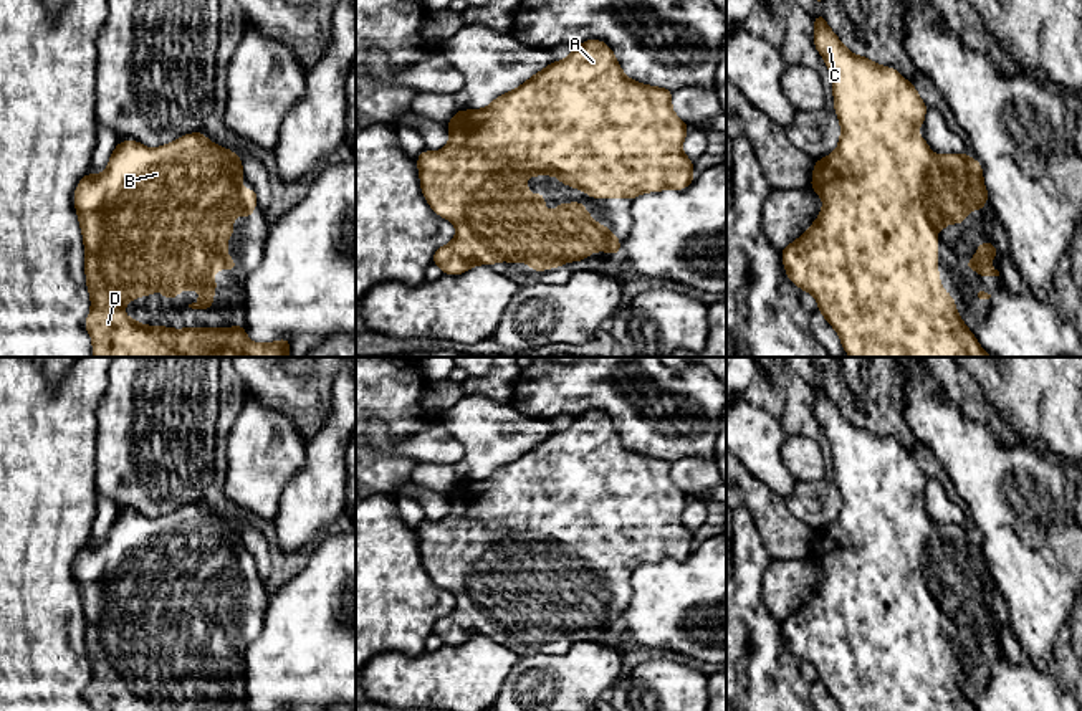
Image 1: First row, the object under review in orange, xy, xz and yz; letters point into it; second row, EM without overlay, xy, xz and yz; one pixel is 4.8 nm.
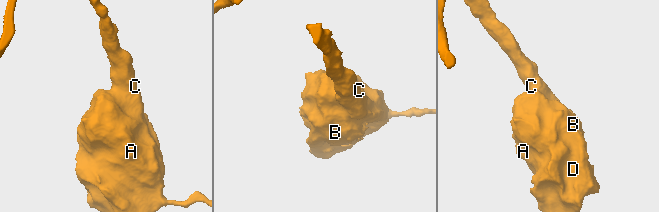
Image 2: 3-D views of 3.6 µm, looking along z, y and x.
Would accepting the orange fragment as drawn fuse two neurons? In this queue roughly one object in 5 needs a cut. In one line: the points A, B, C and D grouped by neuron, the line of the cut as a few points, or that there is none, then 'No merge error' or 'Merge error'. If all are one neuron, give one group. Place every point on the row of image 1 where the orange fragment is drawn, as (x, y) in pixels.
Groups: A B C D. No split. No merge error

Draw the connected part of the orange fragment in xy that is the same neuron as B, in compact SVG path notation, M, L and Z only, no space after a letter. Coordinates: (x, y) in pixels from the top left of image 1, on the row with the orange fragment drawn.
M192 132L175 139L170 144L157 149L149 149L136 141L119 142L108 162L108 169L101 175L86 174L74 190L74 208L78 212L79 227L83 231L83 243L86 248L86 286L91 296L91 313L84 321L93 341L94 357L290 357L290 339L280 339L270 344L256 344L247 337L245 327L187 327L170 329L162 326L142 326L137 319L129 319L124 314L124 304L132 303L136 296L151 296L159 289L169 301L172 301L182 289L199 289L200 301L189 304L192 309L210 309L213 306L213 291L218 284L213 281L215 270L237 270L238 265L227 255L227 238L233 235L233 217L251 217L258 203L253 188L243 190L240 182L245 179L240 157L228 149L223 149L205 137L205 134Z

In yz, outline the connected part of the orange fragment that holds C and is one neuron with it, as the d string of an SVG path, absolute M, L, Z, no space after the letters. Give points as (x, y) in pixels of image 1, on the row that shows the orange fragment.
M822 12L814 18L814 46L824 58L832 76L834 109L840 121L840 141L837 149L814 164L811 188L822 198L824 207L807 231L788 245L781 251L788 278L801 288L814 294L819 313L837 331L844 352L850 357L993 357L983 351L974 334L958 316L955 299L945 293L938 276L938 246L936 233L948 223L965 223L969 210L983 210L988 190L983 182L983 169L976 159L969 159L966 152L935 155L926 141L918 136L918 126L925 124L926 104L920 99L917 88L910 84L897 69L880 66L867 56L852 55L827 26Z

